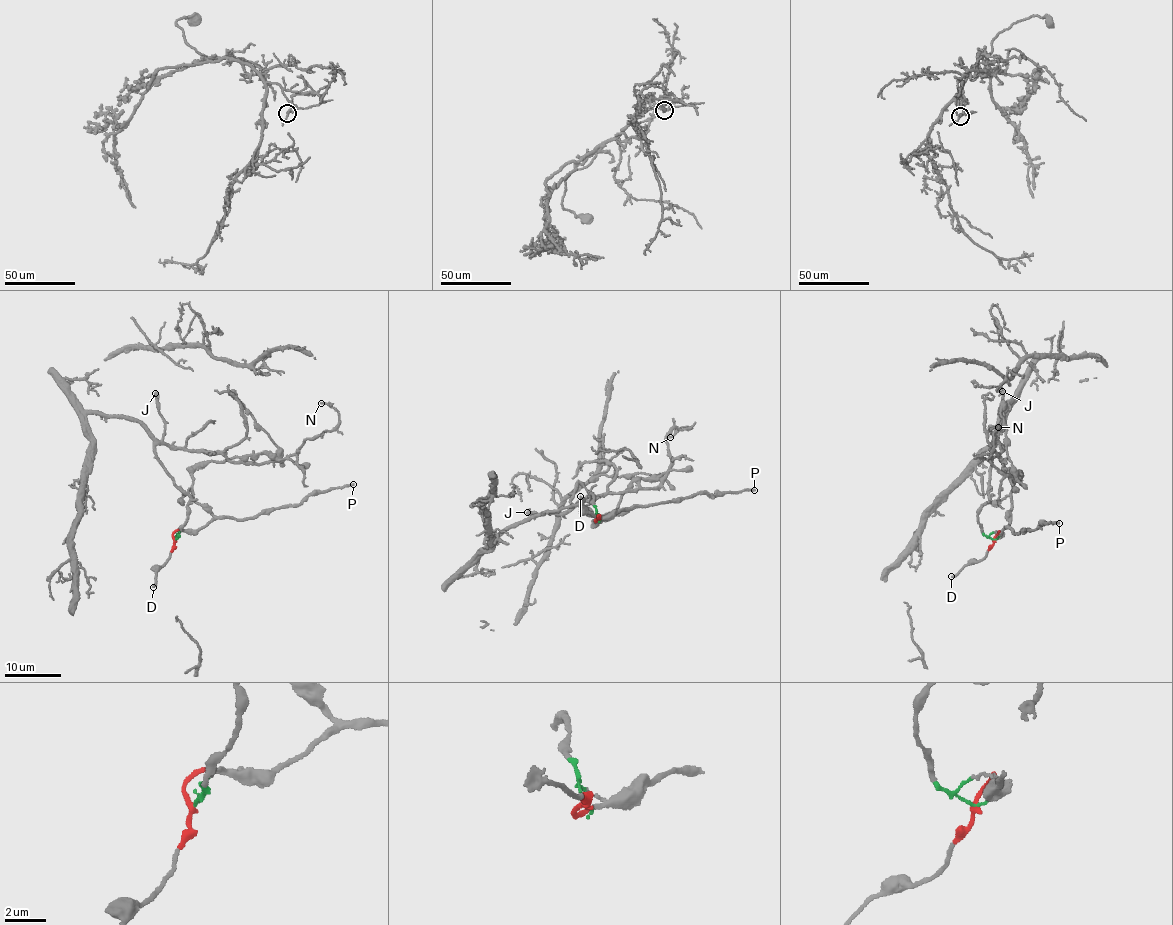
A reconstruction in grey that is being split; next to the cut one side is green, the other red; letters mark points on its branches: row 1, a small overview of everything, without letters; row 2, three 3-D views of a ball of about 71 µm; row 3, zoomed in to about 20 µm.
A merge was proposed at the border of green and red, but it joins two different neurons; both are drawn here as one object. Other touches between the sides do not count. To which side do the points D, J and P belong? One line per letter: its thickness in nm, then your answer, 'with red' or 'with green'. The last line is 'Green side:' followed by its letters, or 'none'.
D: 180 nm | with red
J: 400 nm | with green
P: 220 nm | with red
Green side: J

